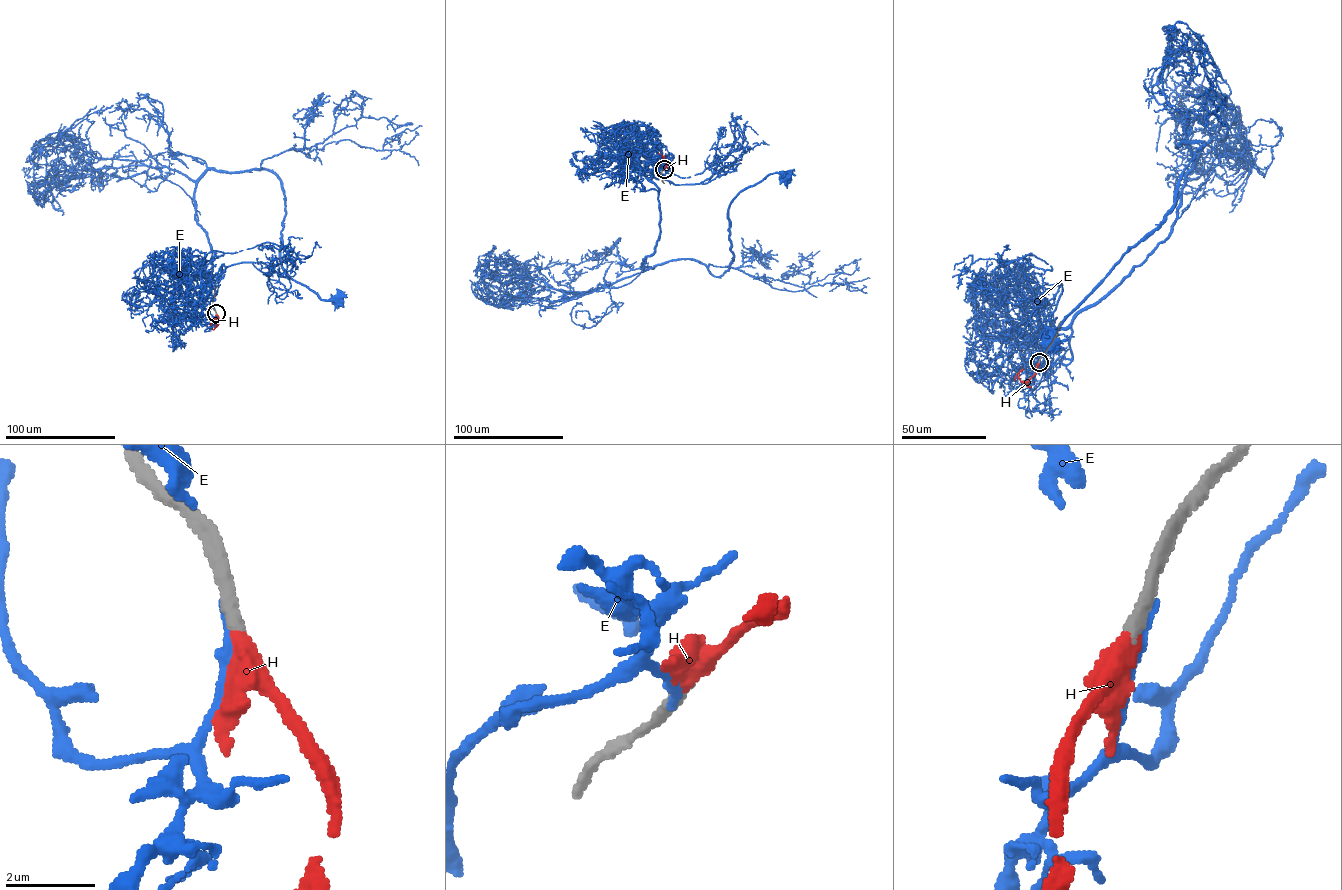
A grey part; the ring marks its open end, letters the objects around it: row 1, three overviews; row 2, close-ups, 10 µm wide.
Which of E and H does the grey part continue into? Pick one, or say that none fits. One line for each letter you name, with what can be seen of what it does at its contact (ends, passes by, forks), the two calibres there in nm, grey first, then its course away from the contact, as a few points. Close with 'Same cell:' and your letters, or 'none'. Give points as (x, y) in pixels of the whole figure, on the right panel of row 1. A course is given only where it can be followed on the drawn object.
H: It ends there. Thickness 340 nm (grey) against 440 nm. Its course: (1039, 362), (1036, 372), (1027, 381), (1021, 381), (1018, 373), (1015, 380)
Same cell: H

